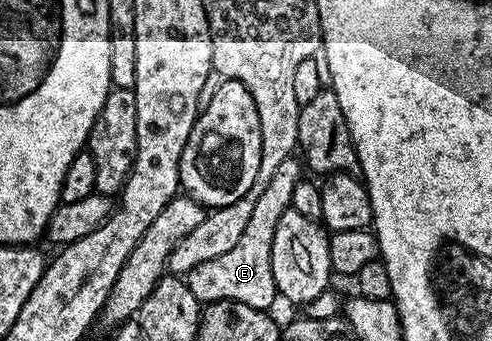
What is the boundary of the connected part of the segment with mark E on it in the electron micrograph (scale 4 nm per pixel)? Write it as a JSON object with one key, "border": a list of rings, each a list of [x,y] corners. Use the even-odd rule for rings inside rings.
{"border":[[[294,157],[283,161],[278,171],[272,175],[267,189],[259,196],[259,202],[251,213],[251,221],[247,221],[247,229],[243,229],[243,237],[227,253],[214,257],[212,261],[203,261],[203,265],[195,265],[187,276],[191,293],[201,304],[208,305],[215,301],[231,301],[251,305],[260,311],[269,311],[273,299],[278,298],[275,277],[271,273],[271,241],[275,241],[275,225],[279,225],[279,217],[291,207],[291,193],[295,193],[295,185],[302,182],[303,163]]]}

